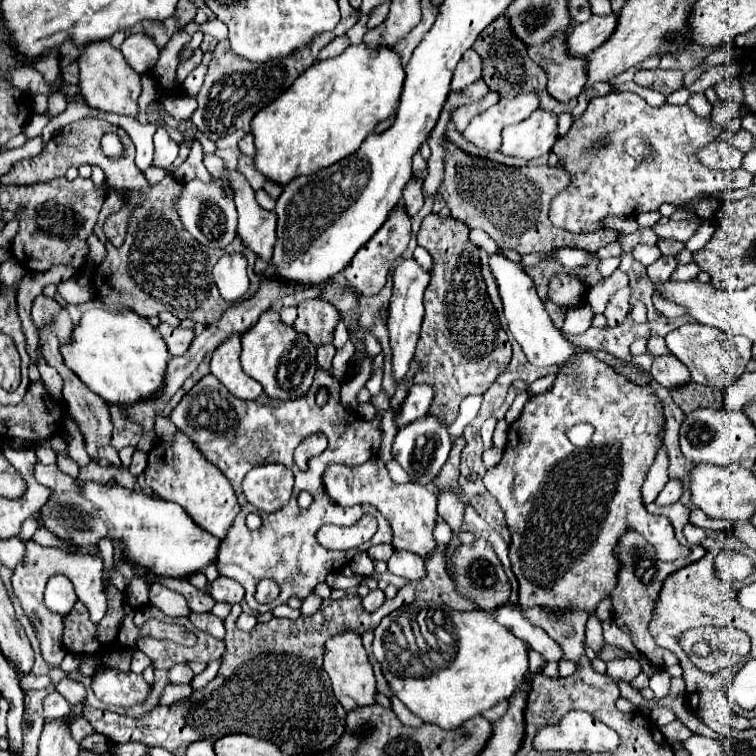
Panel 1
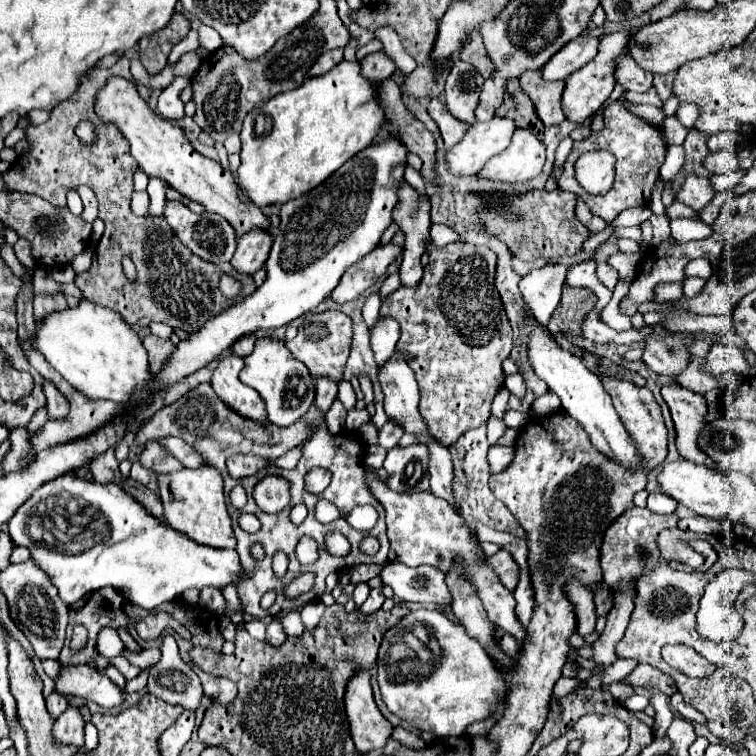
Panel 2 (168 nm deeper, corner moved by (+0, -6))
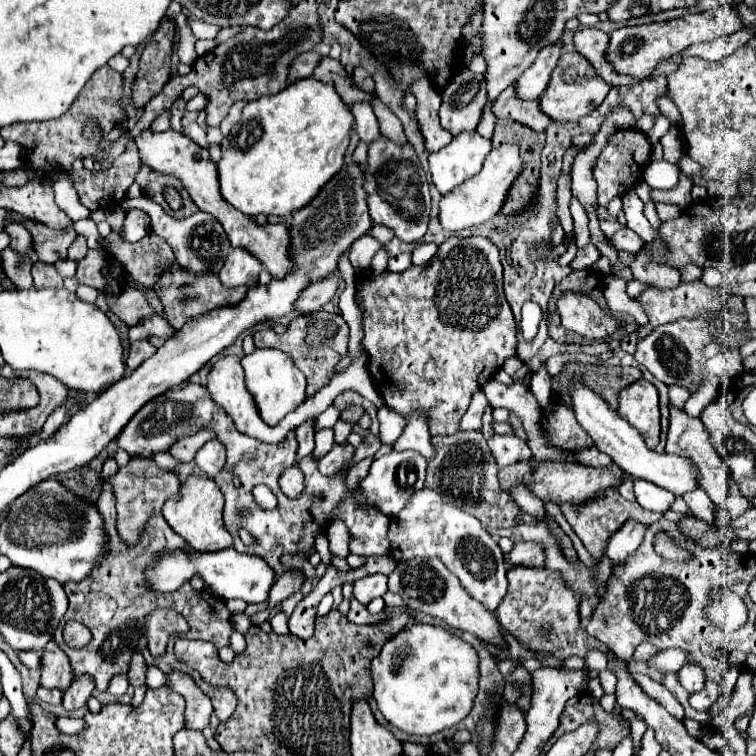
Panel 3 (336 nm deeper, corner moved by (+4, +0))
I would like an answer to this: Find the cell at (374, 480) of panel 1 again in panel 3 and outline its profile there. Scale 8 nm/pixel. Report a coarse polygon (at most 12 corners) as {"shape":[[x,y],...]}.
{"shape":[[417,490],[387,536],[397,562],[439,556],[489,612],[501,548],[473,514]]}

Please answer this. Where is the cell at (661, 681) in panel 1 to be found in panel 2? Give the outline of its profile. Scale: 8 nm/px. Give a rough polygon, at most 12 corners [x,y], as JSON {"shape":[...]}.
{"shape":[[631,696],[623,702],[629,712],[641,712],[649,704],[645,696]]}

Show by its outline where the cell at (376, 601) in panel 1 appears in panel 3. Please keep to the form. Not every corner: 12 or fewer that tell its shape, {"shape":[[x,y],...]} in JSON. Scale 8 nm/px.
{"shape":[[369,574],[355,582],[353,596],[369,604],[387,592],[383,574]]}

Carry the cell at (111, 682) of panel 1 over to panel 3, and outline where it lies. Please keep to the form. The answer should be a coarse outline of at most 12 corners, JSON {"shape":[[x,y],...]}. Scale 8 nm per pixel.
{"shape":[[51,640],[41,656],[41,686],[67,690],[75,678]]}

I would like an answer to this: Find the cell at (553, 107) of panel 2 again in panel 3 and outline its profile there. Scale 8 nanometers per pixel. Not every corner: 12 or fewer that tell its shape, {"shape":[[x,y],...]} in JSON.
{"shape":[[515,84],[499,94],[495,116],[543,132],[551,118],[539,100],[519,98]]}

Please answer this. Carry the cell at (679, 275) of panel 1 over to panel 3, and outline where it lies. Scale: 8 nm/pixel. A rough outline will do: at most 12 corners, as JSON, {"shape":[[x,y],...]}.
{"shape":[[643,250],[631,270],[635,280],[661,290],[679,284],[679,270],[651,264]]}

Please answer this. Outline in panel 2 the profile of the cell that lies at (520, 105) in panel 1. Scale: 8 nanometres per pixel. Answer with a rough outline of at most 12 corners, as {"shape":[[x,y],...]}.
{"shape":[[475,122],[445,154],[457,178],[477,174],[509,146],[515,124]]}

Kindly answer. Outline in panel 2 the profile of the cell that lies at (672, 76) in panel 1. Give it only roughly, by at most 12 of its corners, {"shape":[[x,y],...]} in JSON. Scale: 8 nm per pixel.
{"shape":[[631,56],[615,58],[615,80],[631,92],[647,92],[653,74]]}

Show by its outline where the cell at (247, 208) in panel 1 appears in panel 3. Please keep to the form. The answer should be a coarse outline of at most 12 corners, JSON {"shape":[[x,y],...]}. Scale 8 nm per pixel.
{"shape":[[231,248],[219,272],[227,288],[257,286],[263,264]]}

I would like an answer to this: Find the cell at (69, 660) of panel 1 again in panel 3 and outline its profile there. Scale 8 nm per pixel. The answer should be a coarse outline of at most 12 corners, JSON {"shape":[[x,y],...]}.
{"shape":[[20,651],[21,662],[30,669],[41,667],[41,653]]}

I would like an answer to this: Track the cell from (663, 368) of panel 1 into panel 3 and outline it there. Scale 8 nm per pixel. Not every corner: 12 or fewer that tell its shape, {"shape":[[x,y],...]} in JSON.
{"shape":[[669,404],[665,452],[691,458],[717,506],[727,498],[727,466],[701,418]]}

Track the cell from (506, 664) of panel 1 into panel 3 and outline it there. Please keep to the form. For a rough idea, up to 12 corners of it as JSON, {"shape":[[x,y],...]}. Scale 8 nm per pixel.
{"shape":[[437,624],[385,642],[381,714],[409,734],[457,726],[477,650]]}

